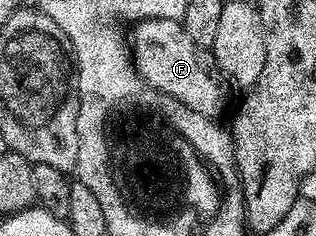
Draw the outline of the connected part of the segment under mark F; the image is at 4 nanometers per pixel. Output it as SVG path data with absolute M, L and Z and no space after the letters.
M141 19L139 22L135 24L136 27L132 31L132 47L130 46L130 59L136 68L137 75L140 76L141 80L145 84L148 83L153 87L156 91L161 91L161 96L177 99L178 101L182 101L184 105L186 105L190 110L194 113L198 113L199 115L206 115L209 117L220 117L216 115L220 115L224 111L224 106L228 103L228 95L224 92L224 87L226 88L225 80L222 78L222 72L219 67L216 66L216 60L212 57L212 52L207 47L199 47L197 43L194 41L190 41L190 37L186 33L186 29L184 28L183 22L179 19Z

